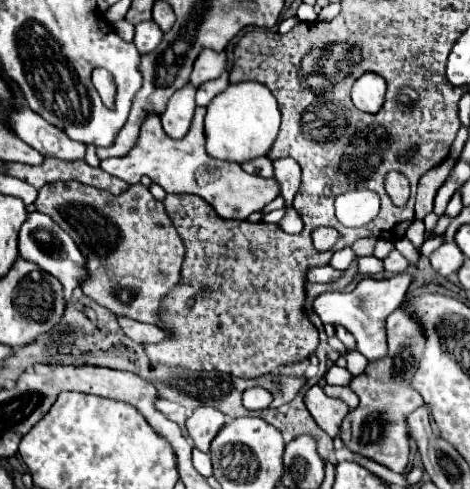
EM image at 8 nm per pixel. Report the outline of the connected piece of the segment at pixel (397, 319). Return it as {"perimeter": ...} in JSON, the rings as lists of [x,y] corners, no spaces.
{"perimeter":[[[399,305],[387,317],[387,339],[389,353],[385,359],[369,361],[367,369],[353,377],[349,387],[359,397],[359,405],[351,409],[341,423],[341,439],[343,443],[359,455],[365,455],[395,473],[403,473],[409,459],[409,425],[407,417],[421,407],[421,393],[411,387],[413,373],[417,371],[417,363],[421,361],[421,353],[425,349],[425,333],[423,325],[419,325],[403,305]]]}

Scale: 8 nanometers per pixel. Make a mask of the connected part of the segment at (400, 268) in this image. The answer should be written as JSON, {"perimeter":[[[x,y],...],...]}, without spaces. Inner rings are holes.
{"perimeter":[[[391,251],[391,255],[387,255],[387,259],[383,259],[383,263],[385,263],[385,271],[389,271],[389,273],[403,273],[409,267],[407,259],[403,259],[403,255],[399,255],[399,251]]]}

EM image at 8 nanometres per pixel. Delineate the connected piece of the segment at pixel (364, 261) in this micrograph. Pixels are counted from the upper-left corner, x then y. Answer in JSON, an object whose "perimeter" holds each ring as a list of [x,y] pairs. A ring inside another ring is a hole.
{"perimeter":[[[369,255],[369,257],[359,257],[359,273],[363,275],[375,275],[375,273],[381,273],[381,259]]]}

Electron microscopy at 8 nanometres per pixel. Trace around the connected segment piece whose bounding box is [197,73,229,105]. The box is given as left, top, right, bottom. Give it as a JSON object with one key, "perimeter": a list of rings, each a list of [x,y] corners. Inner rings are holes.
{"perimeter":[[[223,73],[217,79],[211,79],[207,83],[203,83],[203,87],[197,89],[197,105],[209,105],[221,91],[225,91],[229,85],[229,75]]]}

